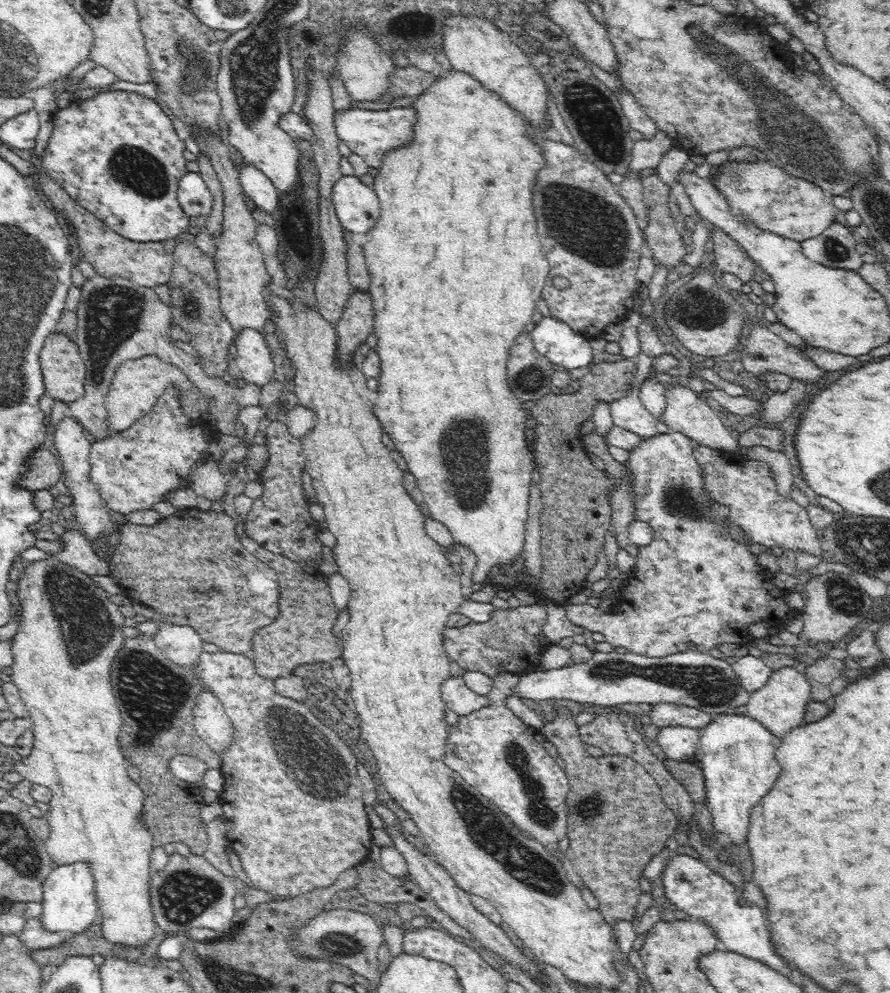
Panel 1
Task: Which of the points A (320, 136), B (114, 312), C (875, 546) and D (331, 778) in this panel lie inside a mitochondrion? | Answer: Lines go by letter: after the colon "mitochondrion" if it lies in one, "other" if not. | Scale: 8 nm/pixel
A: other
B: mitochondrion
C: mitochondrion
D: mitochondrion

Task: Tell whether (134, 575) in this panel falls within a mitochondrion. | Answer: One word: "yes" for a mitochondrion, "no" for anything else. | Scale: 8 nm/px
no

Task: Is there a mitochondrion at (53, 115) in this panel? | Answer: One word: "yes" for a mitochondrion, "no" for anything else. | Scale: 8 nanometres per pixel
no

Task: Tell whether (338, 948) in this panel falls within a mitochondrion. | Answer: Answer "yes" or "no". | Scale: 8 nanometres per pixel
yes

